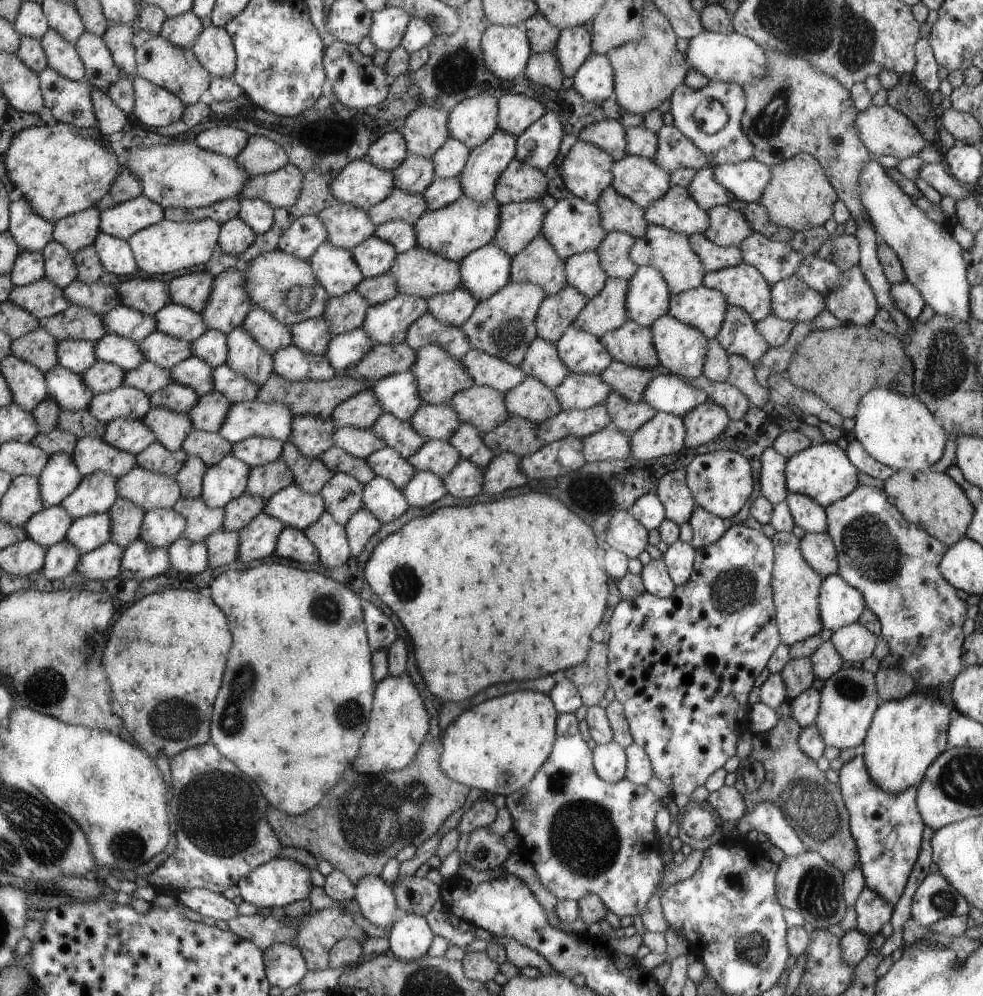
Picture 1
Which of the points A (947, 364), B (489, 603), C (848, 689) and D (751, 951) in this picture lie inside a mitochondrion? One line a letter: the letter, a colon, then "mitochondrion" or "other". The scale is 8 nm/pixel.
A: mitochondrion
B: other
C: mitochondrion
D: mitochondrion

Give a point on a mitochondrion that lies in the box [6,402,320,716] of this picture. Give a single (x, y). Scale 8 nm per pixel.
(46, 686)

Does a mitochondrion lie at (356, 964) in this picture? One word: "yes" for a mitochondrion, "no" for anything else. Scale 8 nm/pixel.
no

